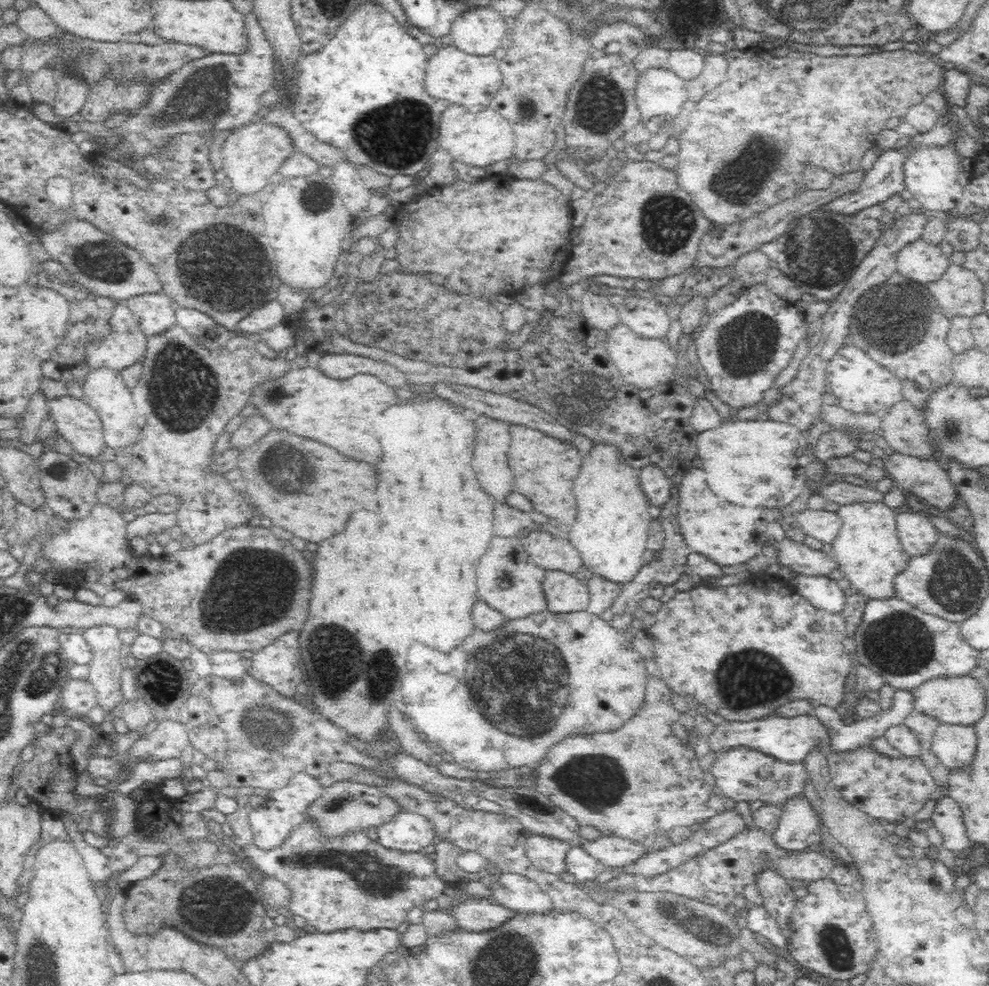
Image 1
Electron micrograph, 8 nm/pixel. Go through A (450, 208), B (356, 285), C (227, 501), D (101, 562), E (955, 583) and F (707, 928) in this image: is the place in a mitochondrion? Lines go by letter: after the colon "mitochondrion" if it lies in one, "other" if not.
A: other
B: other
C: other
D: other
E: mitochondrion
F: mitochondrion

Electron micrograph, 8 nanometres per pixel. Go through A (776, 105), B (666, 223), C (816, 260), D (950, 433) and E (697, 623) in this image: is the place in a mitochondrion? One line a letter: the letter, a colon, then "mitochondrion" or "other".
A: other
B: mitochondrion
C: mitochondrion
D: mitochondrion
E: other

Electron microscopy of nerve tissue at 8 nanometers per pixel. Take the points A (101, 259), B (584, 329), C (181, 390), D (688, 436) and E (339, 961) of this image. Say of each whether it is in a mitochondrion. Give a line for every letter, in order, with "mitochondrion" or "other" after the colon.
A: mitochondrion
B: other
C: mitochondrion
D: other
E: other

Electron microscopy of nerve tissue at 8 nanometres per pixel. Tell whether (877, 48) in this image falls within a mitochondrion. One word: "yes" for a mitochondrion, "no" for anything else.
no

